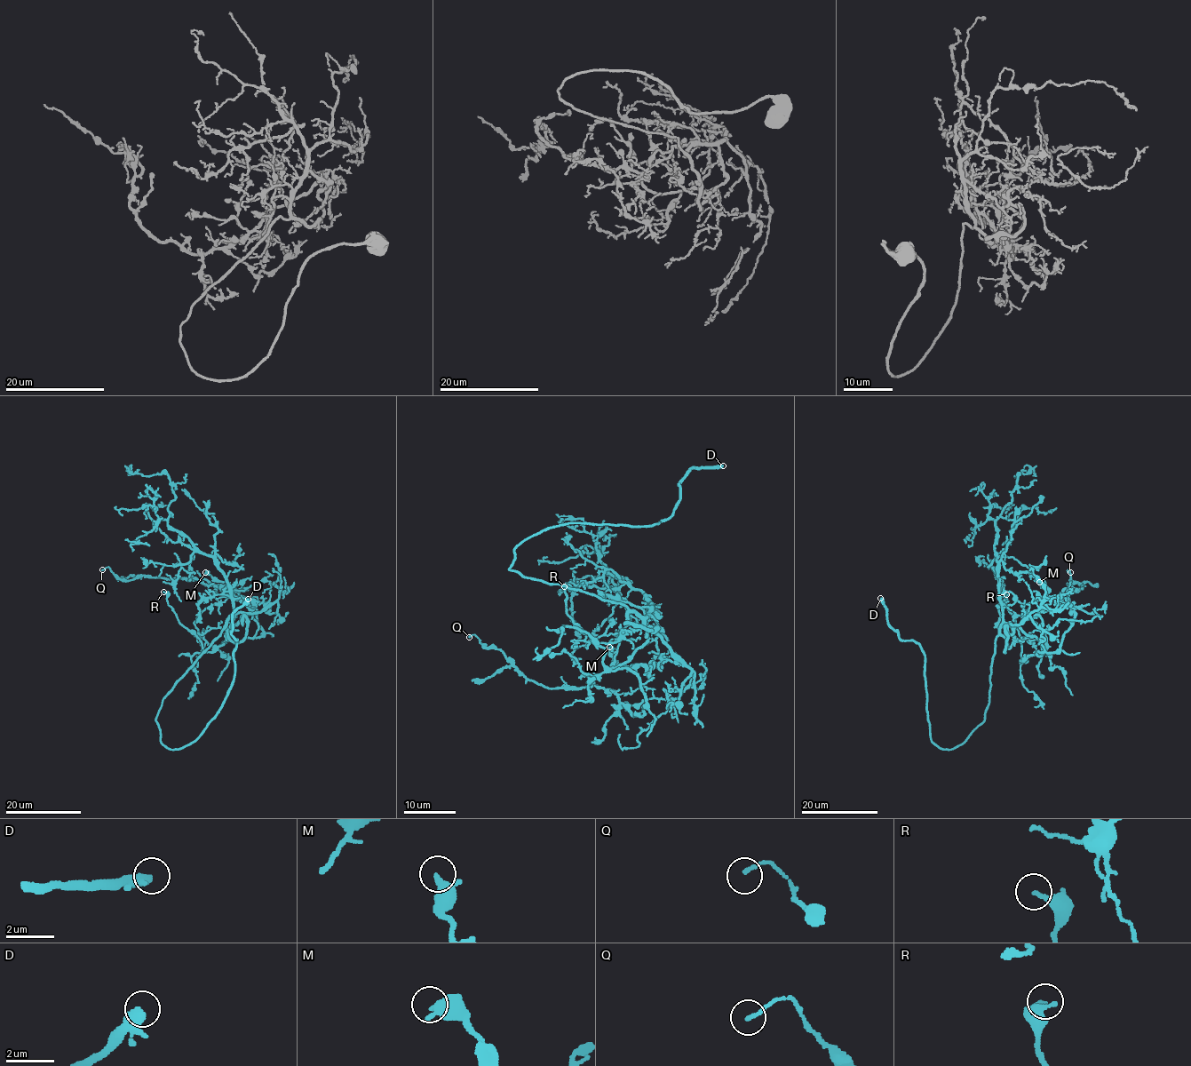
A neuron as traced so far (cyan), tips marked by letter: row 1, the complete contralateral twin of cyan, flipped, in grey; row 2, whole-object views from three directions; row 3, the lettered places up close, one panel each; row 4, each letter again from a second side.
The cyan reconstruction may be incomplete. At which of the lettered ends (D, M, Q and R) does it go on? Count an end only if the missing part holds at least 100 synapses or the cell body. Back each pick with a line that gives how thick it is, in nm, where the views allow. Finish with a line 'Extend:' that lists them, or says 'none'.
D: calibre 500 nm
Extend: D

